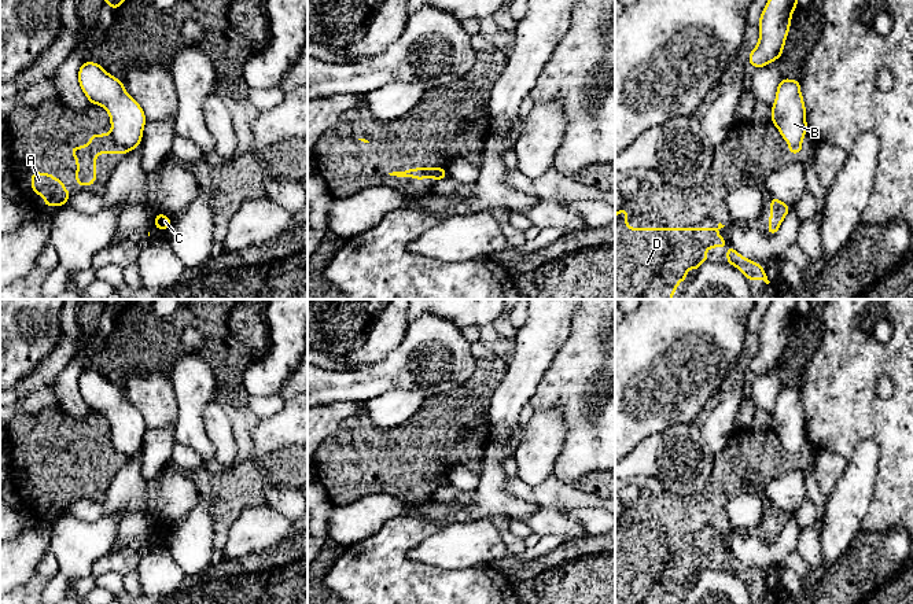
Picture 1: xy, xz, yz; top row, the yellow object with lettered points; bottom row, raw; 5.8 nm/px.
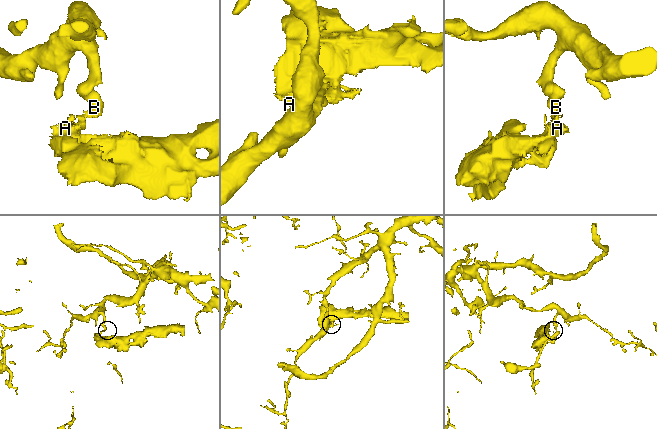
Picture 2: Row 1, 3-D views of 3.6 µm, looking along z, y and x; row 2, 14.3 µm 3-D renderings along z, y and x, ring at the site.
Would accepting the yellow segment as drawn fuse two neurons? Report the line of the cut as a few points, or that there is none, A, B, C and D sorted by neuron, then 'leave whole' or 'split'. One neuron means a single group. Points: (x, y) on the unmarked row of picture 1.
cut in xy along (110, 444), (128, 457); A C D / B; split

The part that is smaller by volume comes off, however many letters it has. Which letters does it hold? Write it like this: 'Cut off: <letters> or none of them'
Cut off: A, C, D

